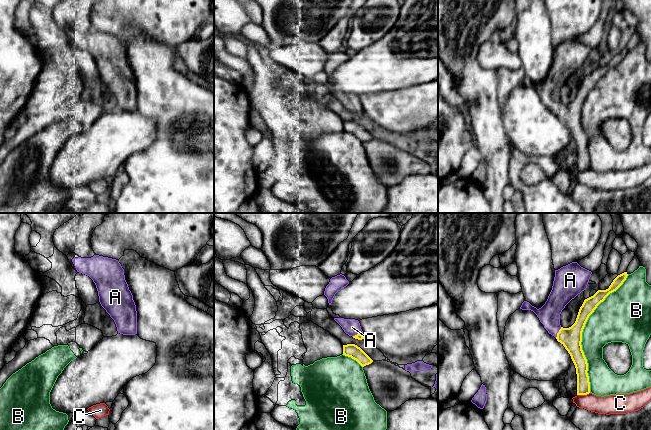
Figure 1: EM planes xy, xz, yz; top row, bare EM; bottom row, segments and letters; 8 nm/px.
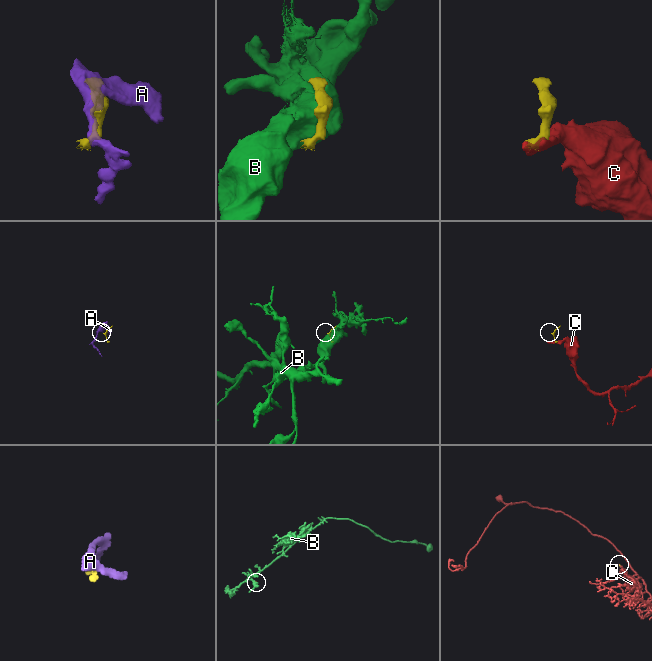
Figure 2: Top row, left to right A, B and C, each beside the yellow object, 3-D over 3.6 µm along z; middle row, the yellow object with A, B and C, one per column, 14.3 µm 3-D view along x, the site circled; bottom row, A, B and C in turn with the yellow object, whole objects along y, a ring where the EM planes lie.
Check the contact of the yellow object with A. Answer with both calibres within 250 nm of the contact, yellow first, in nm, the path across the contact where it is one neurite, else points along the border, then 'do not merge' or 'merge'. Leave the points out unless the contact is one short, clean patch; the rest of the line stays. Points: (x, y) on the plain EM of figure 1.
170 nm thick on the yellow side, 180 nm on the other; runs through yz (571, 114), (558, 108), (553, 103), (549, 90); merge

